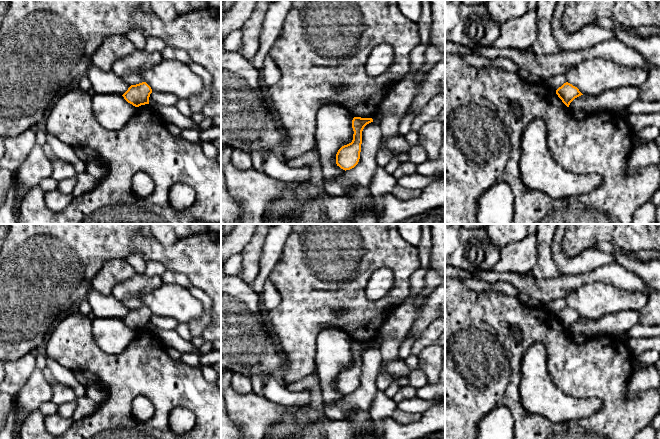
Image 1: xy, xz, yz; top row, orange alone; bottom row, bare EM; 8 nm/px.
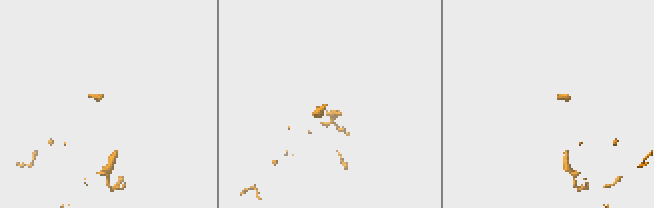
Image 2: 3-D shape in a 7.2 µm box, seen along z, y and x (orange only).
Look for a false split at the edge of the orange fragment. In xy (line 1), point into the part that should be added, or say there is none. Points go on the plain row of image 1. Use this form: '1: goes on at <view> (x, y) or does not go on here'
1: does not go on here

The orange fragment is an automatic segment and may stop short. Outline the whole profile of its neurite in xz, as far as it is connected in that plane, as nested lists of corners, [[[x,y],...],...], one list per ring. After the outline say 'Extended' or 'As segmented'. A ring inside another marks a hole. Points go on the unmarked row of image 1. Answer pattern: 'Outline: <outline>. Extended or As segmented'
Outline: [[[353,342],[353,364],[351,367],[342,370],[336,378],[336,388],[341,393],[345,395],[350,394],[358,388],[362,368],[362,355],[364,351],[371,346],[373,346],[372,342]]]. As segmented

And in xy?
Outline: [[[142,306],[136,309],[131,309],[122,320],[128,327],[135,331],[139,331],[141,329],[149,328],[151,317],[151,311],[146,306]]]. As segmented

